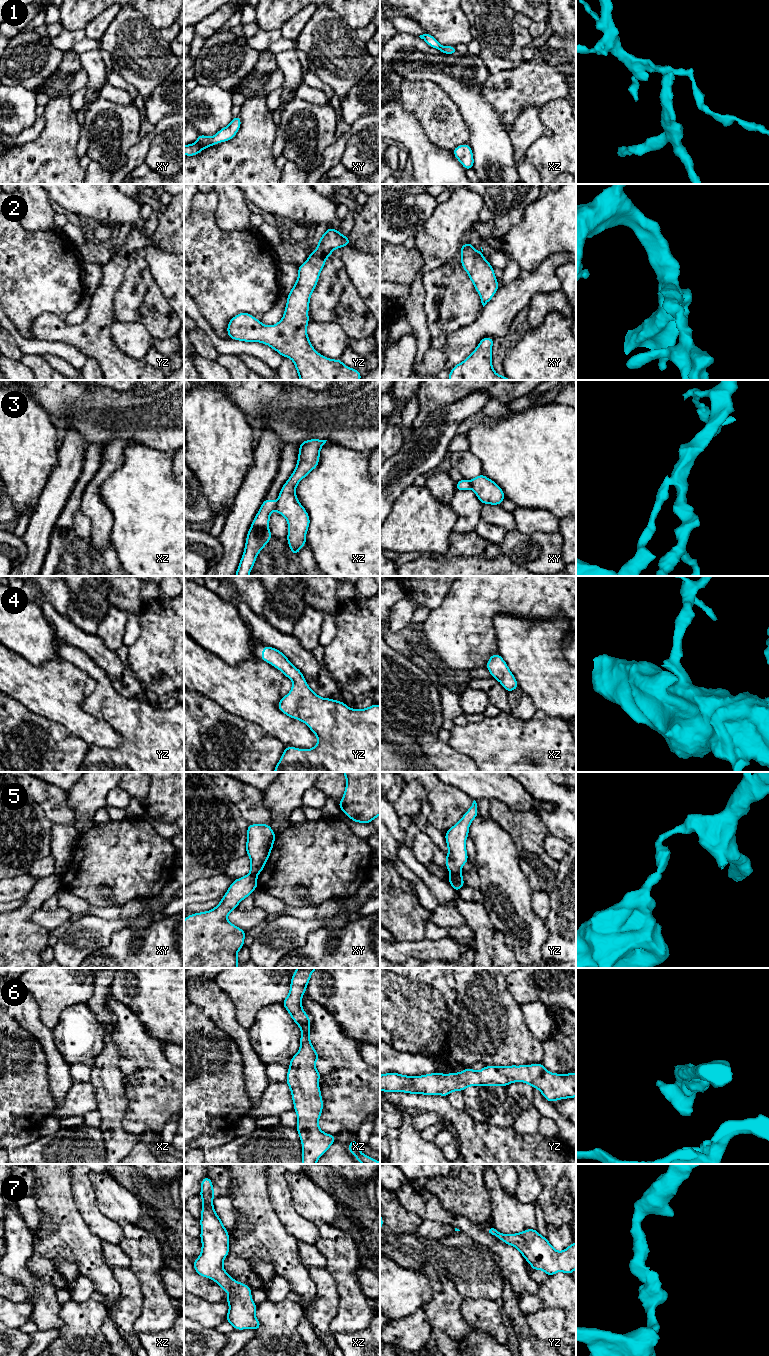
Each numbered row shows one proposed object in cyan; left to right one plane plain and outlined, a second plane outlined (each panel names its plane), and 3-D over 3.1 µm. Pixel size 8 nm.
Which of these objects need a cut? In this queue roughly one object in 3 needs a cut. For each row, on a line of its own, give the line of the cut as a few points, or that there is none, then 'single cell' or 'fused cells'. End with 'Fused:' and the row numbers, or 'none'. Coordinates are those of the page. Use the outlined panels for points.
1: cut none; single cell
2: cut none; single cell
3: cut xz (277, 502), (274, 509); fused cells
4: cut none; single cell
5: cut yz (460, 872), (451, 874); fused cells
6: cut none; single cell
7: cut none; single cell
Fused: 3, 5

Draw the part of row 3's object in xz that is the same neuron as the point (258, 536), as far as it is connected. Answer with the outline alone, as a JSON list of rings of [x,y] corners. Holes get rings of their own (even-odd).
[[[266,499],[257,512],[247,533],[245,549],[235,576],[249,576],[256,557],[273,537],[269,531],[270,514],[276,509],[277,502]]]

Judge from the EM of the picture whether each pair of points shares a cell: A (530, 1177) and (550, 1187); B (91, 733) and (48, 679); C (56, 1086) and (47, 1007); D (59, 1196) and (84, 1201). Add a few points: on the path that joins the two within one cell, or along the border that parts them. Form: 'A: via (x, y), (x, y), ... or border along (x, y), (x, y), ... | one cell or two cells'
A: border along (538, 1174), (542, 1188), (536, 1200) | two cells
B: via (78, 720), (60, 702), (56, 692) | one cell
C: border along (38, 1007), (40, 1020), (52, 1030) | two cells
D: border along (73, 1175), (73, 1200), (84, 1220) | two cells

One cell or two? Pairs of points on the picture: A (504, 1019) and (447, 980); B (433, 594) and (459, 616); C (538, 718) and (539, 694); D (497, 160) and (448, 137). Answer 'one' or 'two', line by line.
A: two
B: two
C: two
D: two

